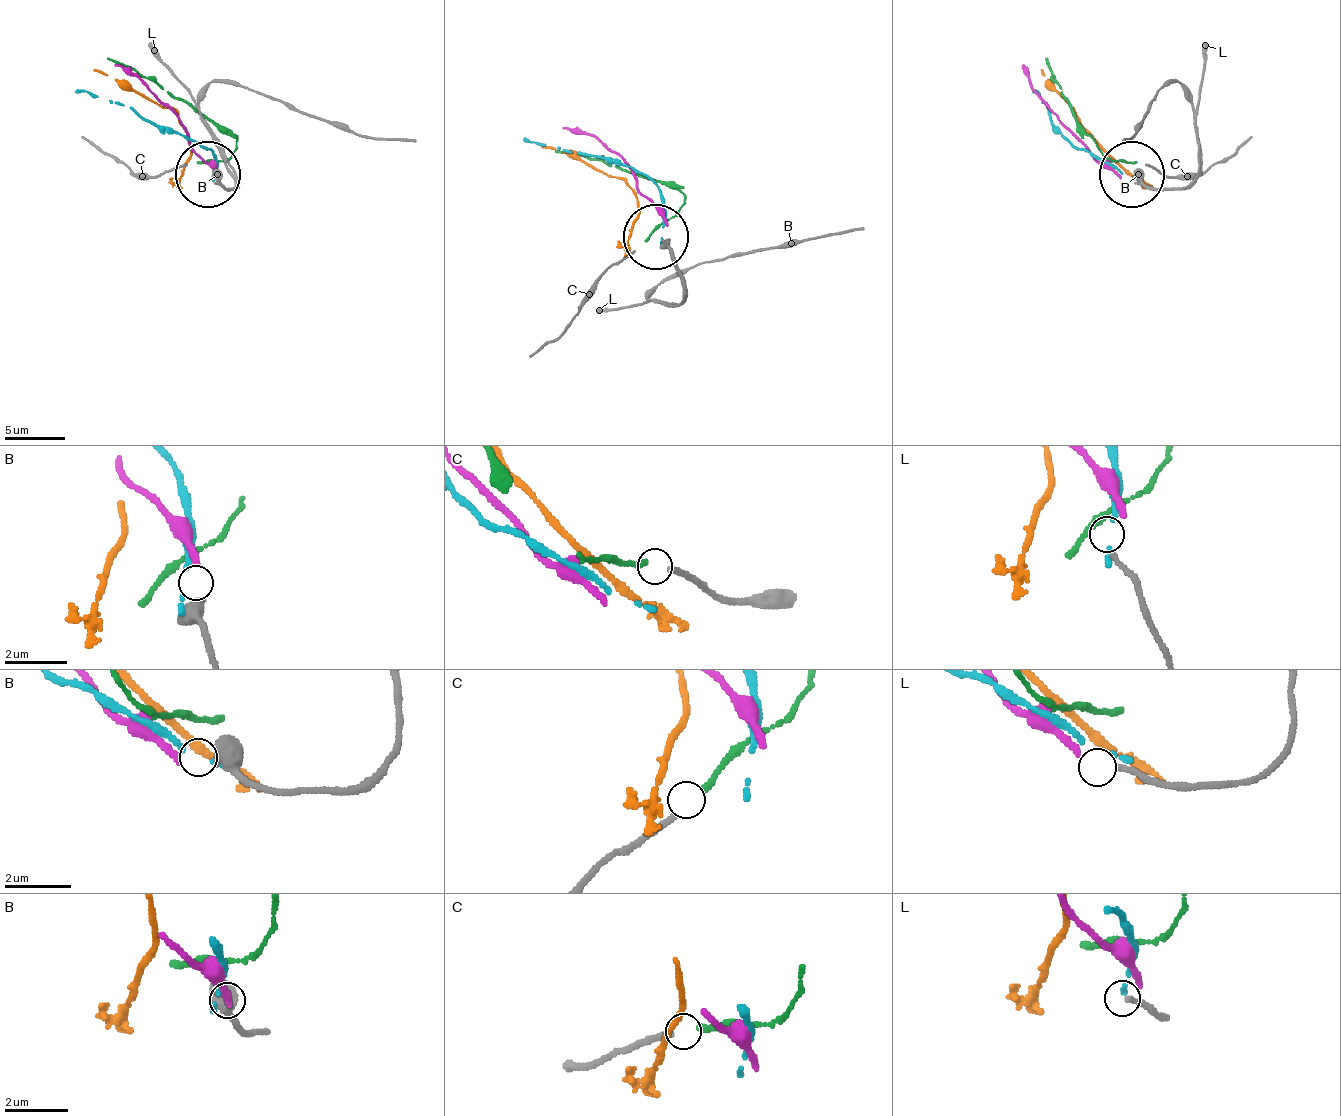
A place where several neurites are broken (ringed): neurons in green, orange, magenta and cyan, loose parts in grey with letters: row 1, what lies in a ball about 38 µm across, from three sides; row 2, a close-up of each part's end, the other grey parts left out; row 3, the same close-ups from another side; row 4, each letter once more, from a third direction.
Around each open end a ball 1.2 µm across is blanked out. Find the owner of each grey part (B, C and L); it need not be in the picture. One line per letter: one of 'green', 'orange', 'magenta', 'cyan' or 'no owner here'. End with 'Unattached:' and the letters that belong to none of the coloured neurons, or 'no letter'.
B: magenta
C: green
L: no owner here
Unattached: L

